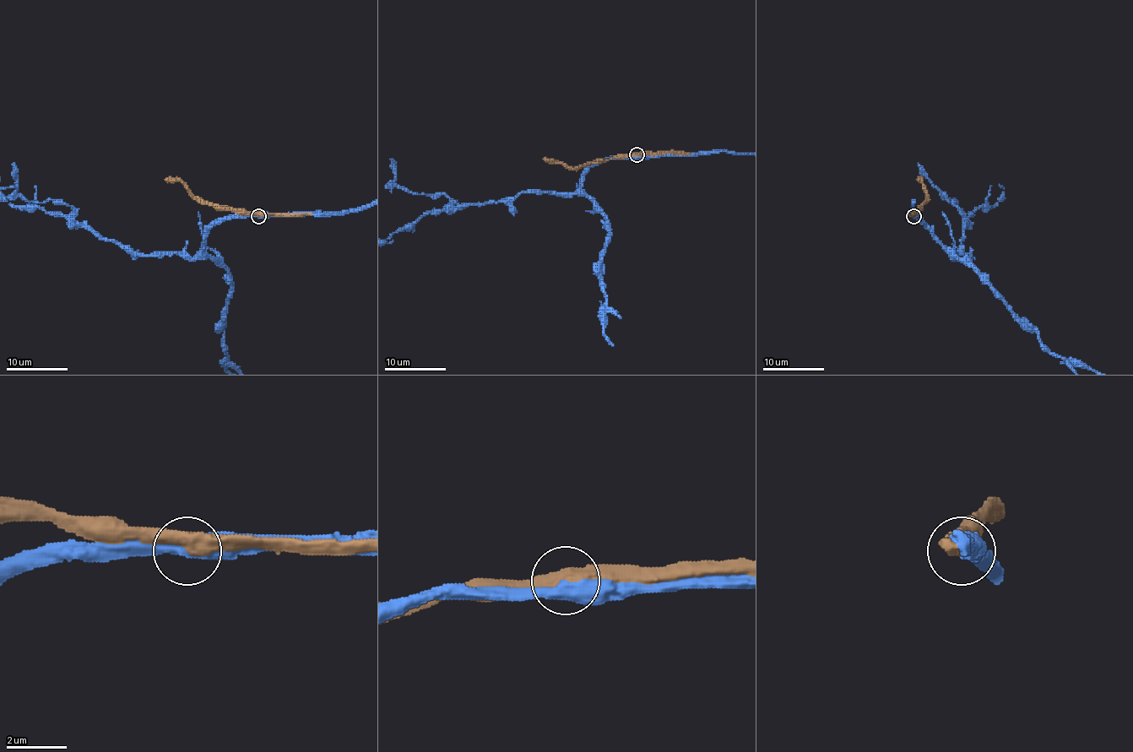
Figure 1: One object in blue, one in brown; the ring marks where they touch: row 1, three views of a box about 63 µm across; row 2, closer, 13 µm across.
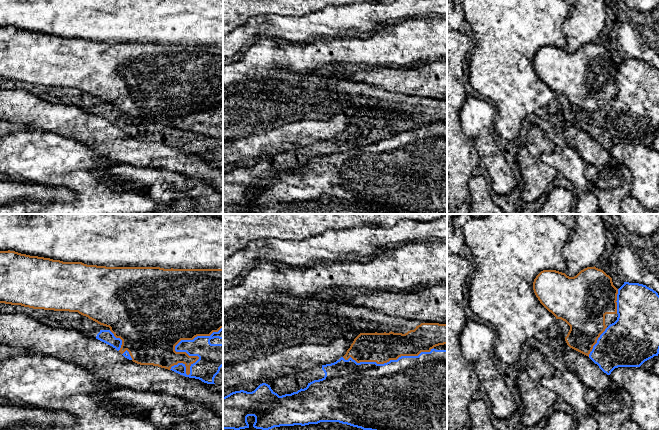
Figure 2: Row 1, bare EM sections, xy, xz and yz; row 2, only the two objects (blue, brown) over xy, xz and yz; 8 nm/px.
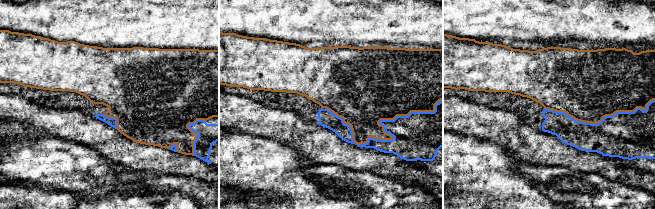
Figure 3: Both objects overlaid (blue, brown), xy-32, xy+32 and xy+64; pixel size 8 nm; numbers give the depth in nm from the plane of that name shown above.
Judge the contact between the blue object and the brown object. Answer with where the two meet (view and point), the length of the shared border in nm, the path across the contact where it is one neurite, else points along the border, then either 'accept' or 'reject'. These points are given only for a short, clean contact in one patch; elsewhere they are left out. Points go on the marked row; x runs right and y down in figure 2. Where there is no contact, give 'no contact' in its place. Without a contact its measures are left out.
meets blue in xy at (182, 351); contact 550 nm long; reject

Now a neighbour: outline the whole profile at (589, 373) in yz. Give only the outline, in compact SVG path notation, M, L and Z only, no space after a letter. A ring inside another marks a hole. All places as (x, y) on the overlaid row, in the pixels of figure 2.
M568 347L562 359L566 369L573 372L587 389L603 390L616 387L610 375L604 373L588 356Z

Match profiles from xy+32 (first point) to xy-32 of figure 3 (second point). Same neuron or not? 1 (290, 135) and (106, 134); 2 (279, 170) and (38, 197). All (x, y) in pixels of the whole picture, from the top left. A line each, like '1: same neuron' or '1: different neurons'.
1: same neuron
2: different neurons

